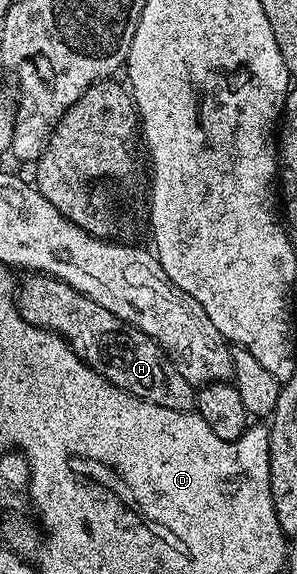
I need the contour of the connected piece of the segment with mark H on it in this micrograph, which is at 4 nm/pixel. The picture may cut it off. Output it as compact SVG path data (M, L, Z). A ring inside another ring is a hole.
M29 273L19 283L18 305L20 315L30 325L53 330L63 336L74 353L79 354L91 370L98 371L110 384L130 392L150 404L158 404L171 410L195 411L197 387L191 386L174 368L166 352L146 332L131 322L118 320L114 312L106 312L102 304L94 304L79 294L70 284L52 278L49 274Z

